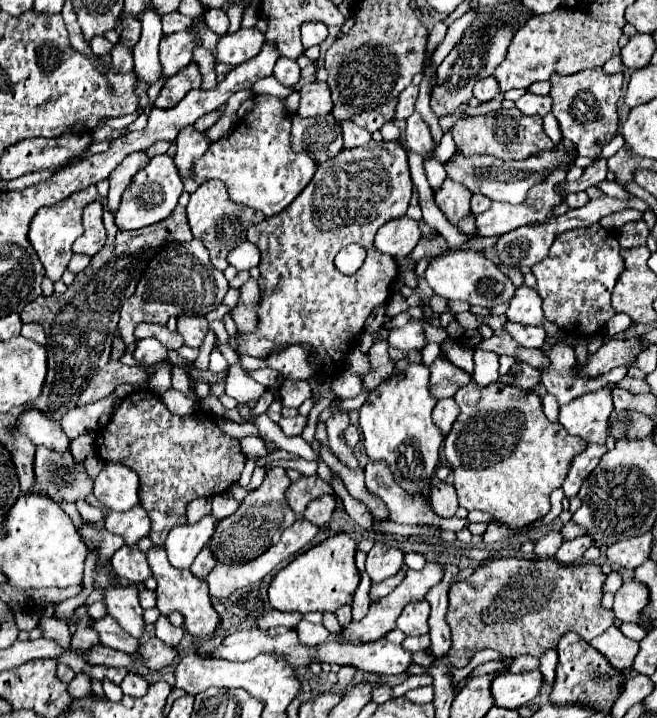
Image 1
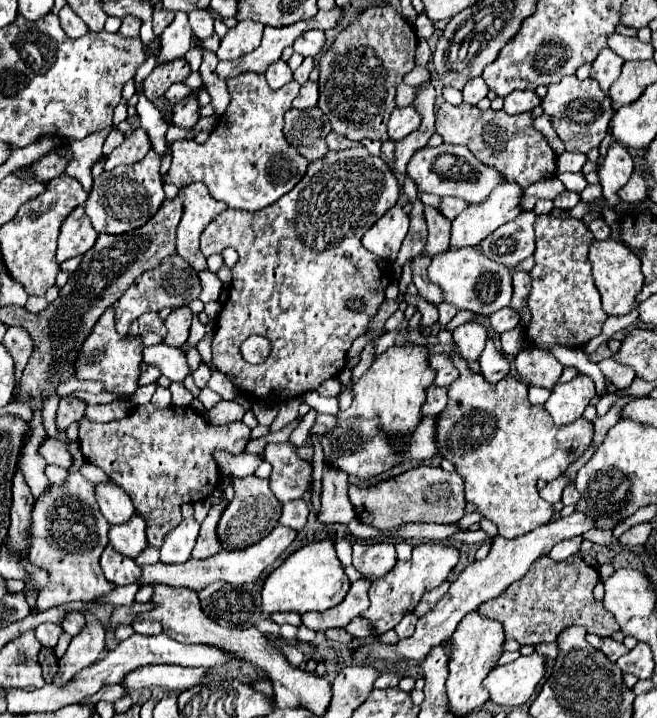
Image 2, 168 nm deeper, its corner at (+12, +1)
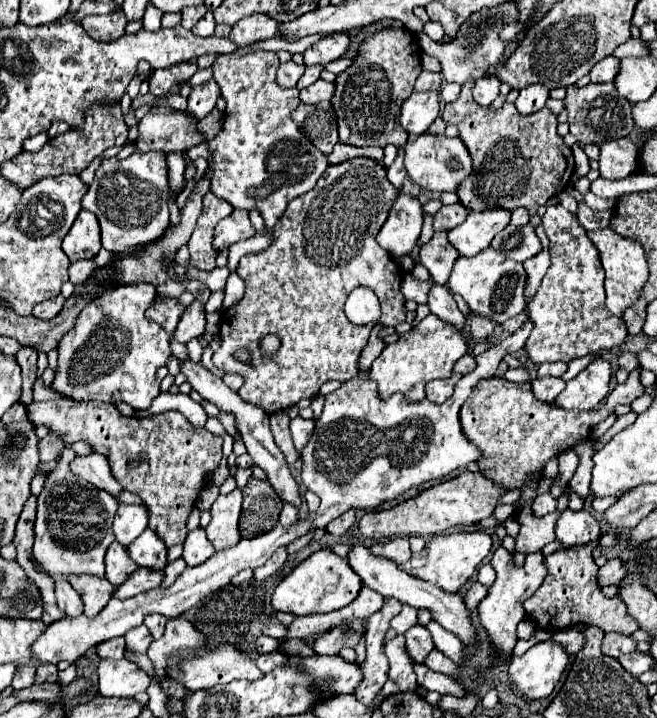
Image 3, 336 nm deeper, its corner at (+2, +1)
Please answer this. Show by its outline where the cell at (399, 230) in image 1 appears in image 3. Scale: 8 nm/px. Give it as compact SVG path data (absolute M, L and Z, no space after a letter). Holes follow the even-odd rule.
M400 192L390 208L388 220L378 232L378 244L398 260L402 254L410 254L422 230L422 204L418 198Z

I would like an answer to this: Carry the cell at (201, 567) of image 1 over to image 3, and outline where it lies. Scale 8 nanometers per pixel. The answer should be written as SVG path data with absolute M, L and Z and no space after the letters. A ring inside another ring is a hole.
M234 490L226 496L218 496L218 500L212 504L210 508L212 520L206 528L206 536L214 544L216 550L234 546L240 540L240 530L238 530L240 508L242 508L240 490Z

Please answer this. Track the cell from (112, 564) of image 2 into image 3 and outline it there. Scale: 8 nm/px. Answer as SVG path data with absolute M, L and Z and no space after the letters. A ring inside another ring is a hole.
M116 542L110 544L110 548L106 552L106 558L104 558L104 564L106 564L106 574L104 576L114 586L120 586L138 568L138 564L134 560L130 562L128 552L122 550L122 546L118 546Z

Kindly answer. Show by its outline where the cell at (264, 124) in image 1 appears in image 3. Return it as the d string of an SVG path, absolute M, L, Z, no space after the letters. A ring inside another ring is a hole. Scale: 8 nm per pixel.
M250 52L244 56L234 54L222 54L216 56L212 70L214 80L222 88L222 98L228 102L224 110L224 124L220 132L208 142L212 150L210 160L210 180L212 180L212 194L218 198L224 198L234 208L240 210L260 210L264 216L264 224L268 230L274 228L278 218L284 214L288 202L308 190L314 188L318 178L328 168L326 156L298 130L298 126L292 122L292 112L300 104L298 88L284 90L276 84L276 70L280 66L280 60L276 52Z

